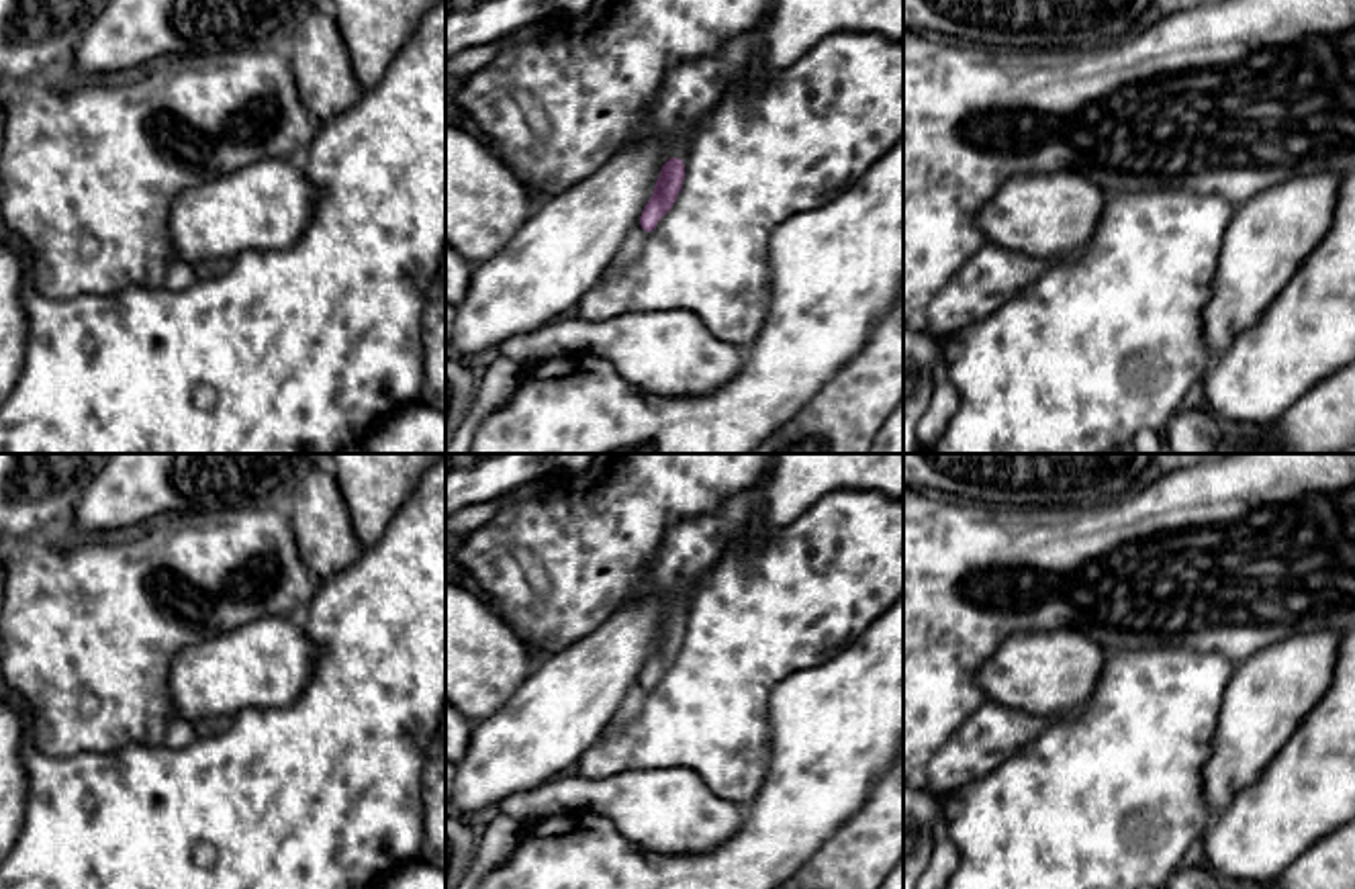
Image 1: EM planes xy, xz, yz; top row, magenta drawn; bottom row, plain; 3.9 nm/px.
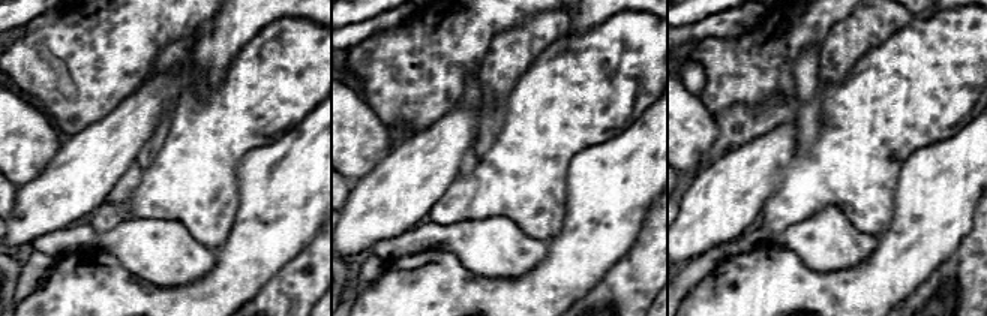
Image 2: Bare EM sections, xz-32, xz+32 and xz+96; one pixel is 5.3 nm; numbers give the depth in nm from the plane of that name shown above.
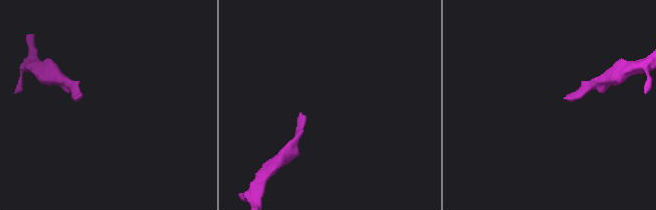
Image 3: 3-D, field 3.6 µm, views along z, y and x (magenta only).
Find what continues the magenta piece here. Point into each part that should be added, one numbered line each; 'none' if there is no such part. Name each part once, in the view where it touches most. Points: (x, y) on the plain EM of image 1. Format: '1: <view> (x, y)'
1: xz (689, 548)

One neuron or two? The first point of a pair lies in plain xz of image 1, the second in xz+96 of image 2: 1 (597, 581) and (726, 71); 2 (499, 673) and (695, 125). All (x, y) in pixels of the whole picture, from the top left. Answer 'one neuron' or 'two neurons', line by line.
1: one neuron
2: one neuron

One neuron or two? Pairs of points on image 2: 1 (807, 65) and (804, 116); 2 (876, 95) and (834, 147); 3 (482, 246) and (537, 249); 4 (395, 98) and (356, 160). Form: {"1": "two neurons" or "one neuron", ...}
{"1": "one neuron", "2": "one neuron", "3": "one neuron", "4": "two neurons"}

